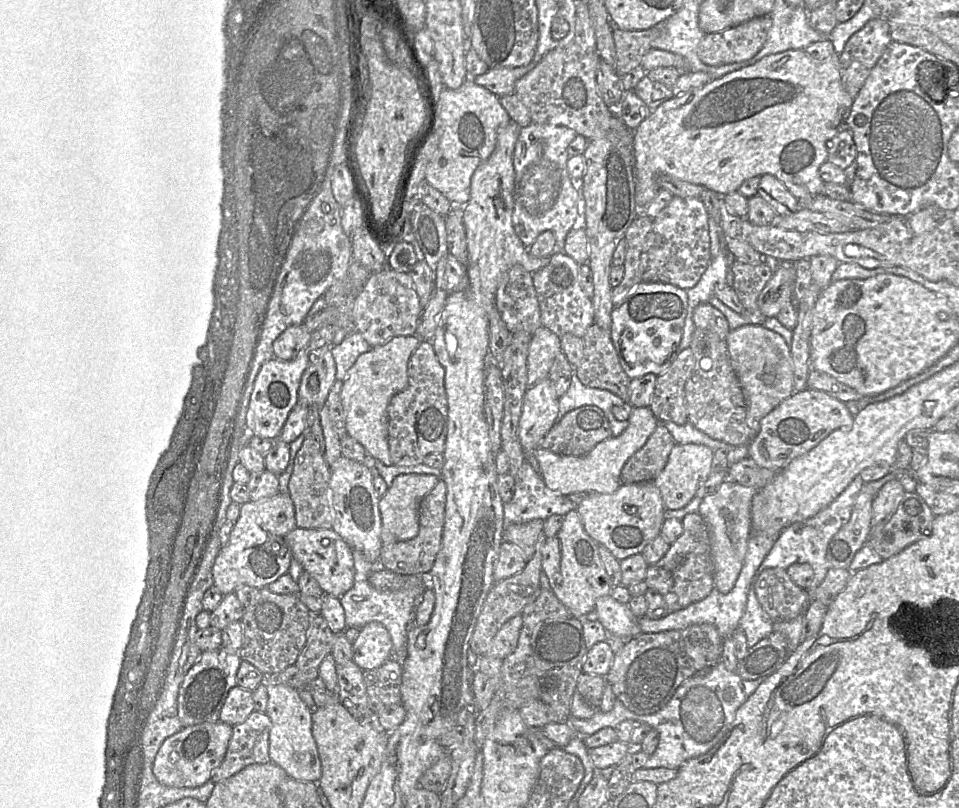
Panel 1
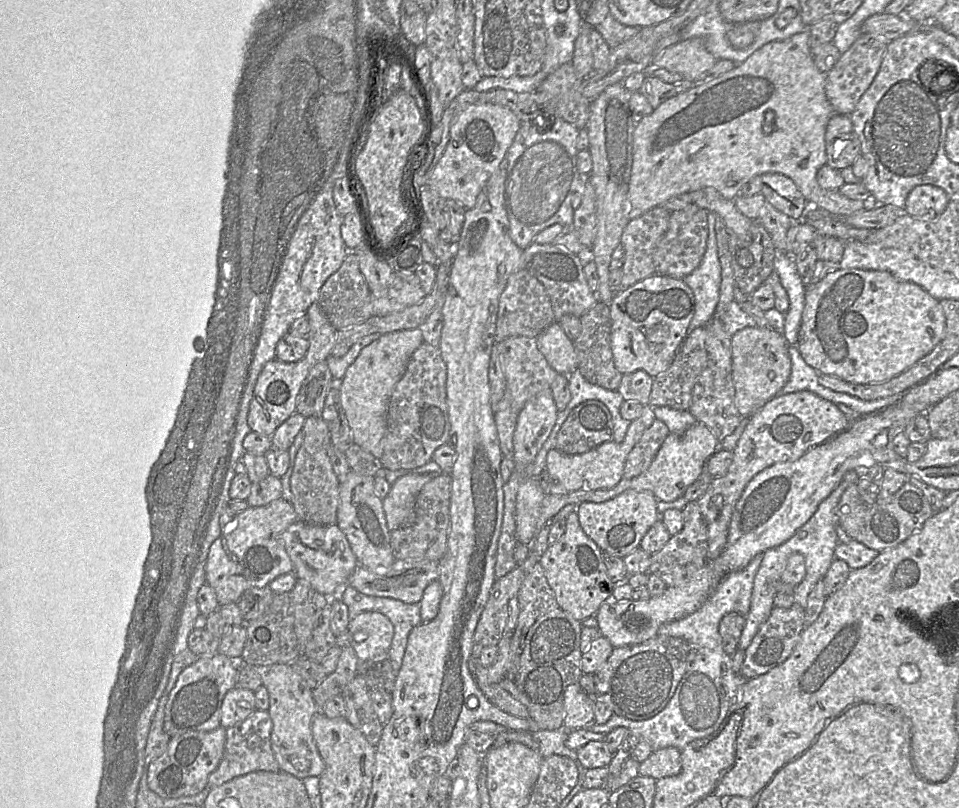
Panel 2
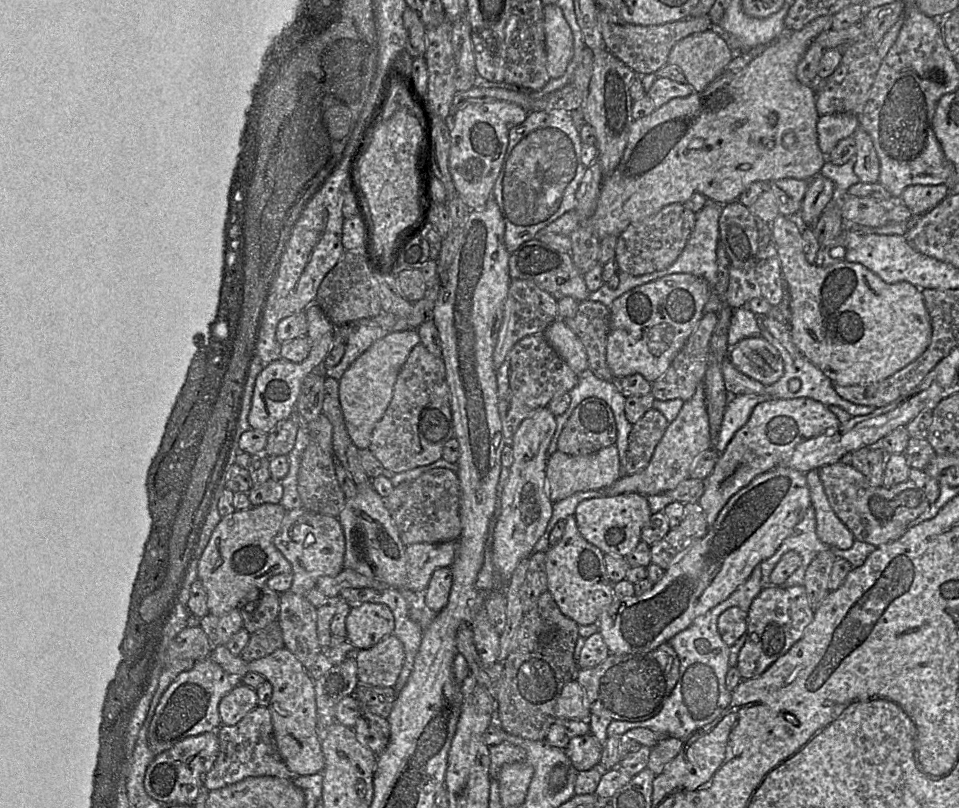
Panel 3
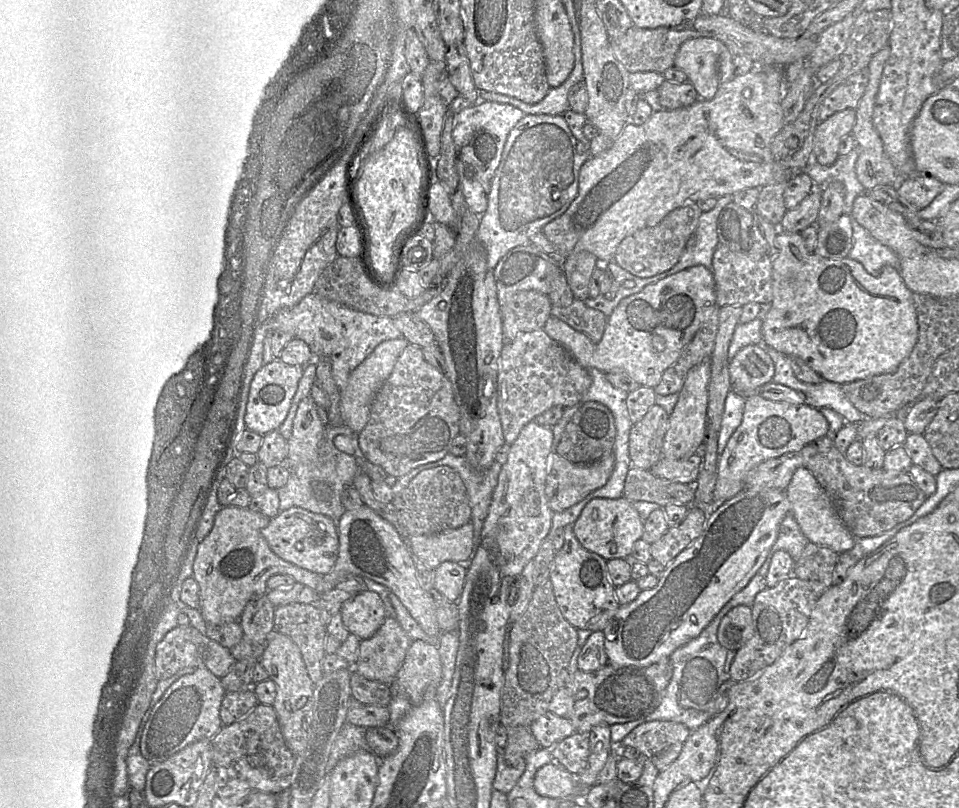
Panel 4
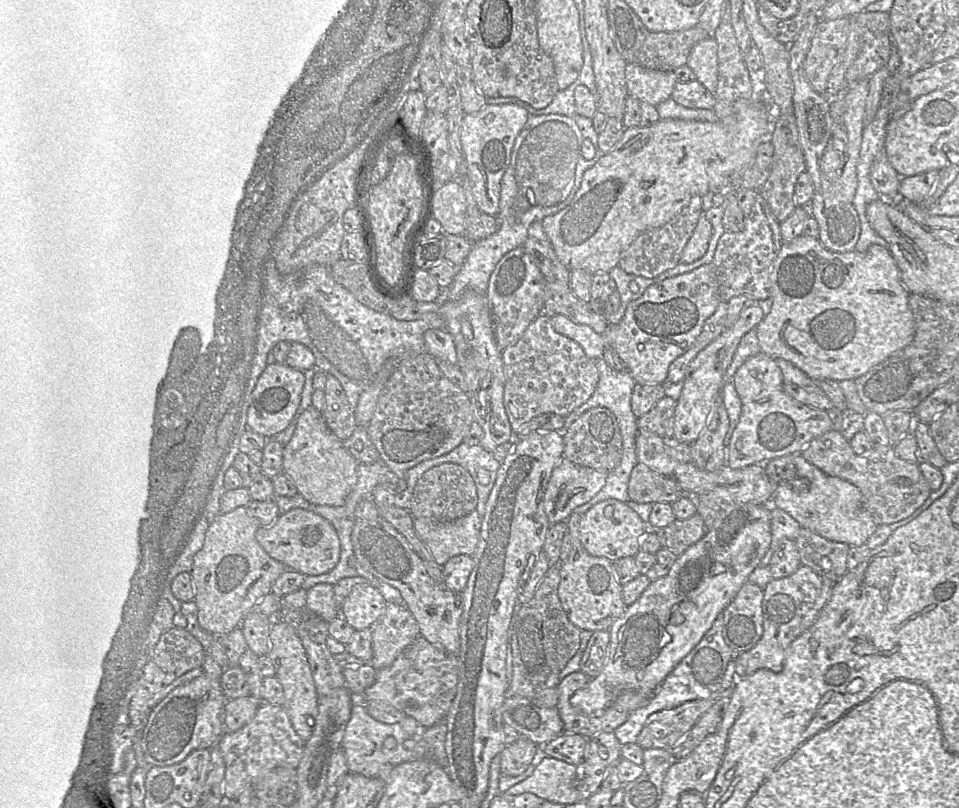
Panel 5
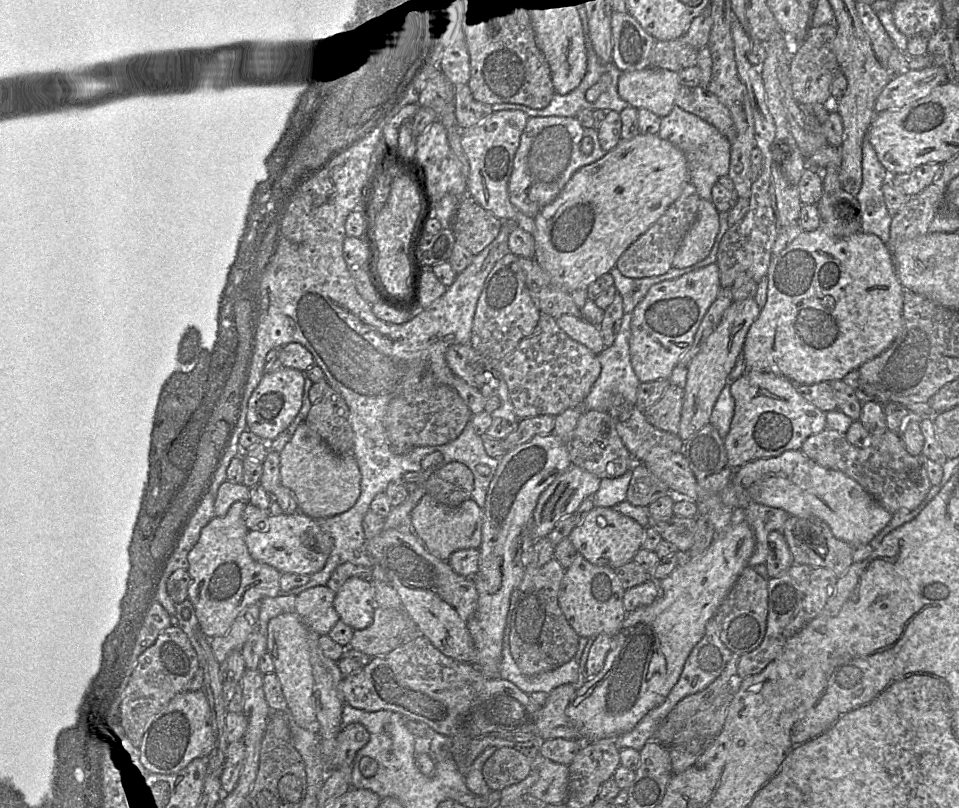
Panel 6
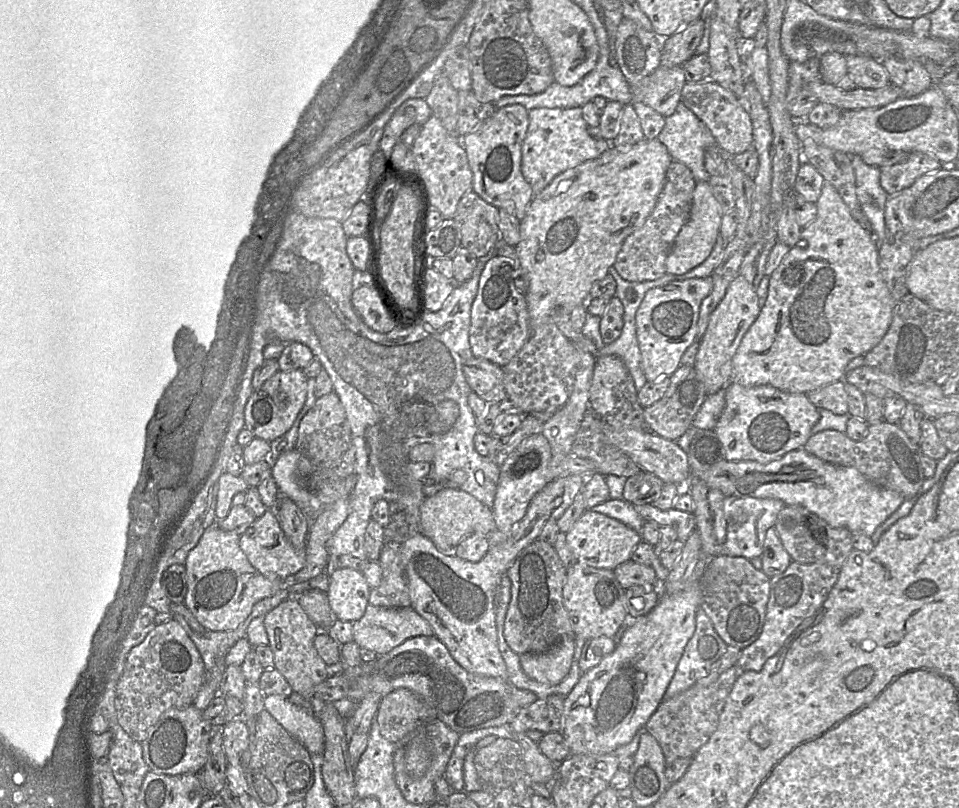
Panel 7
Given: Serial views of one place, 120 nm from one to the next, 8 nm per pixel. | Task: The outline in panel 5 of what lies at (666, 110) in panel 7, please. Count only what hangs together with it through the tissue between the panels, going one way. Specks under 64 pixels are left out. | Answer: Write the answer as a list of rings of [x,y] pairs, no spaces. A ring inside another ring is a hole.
[[[628,63],[625,69],[628,96],[657,106],[671,98],[677,82],[673,71],[658,71]]]

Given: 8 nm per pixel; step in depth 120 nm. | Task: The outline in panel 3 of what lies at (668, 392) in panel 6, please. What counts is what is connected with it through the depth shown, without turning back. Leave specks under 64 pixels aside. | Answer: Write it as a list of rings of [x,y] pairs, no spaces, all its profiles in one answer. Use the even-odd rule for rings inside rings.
[[[653,407],[633,425],[628,436],[627,475],[636,474],[649,464],[668,425],[665,416]]]

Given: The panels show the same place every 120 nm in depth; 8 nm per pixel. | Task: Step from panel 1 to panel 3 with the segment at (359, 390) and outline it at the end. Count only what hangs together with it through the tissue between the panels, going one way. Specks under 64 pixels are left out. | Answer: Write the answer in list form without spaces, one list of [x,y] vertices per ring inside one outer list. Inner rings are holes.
[[[417,329],[389,332],[360,355],[339,380],[339,399],[346,428],[359,450],[369,448],[372,432],[392,399],[397,376],[412,349],[420,342]]]

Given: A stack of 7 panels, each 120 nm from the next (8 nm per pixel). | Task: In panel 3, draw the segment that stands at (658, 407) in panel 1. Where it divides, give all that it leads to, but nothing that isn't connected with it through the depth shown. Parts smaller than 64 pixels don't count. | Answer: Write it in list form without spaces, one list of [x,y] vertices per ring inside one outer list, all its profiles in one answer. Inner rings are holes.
[[[705,313],[693,333],[678,354],[674,357],[666,373],[652,383],[651,395],[655,400],[681,399],[684,402],[695,394],[699,383],[704,381],[707,370],[710,340],[718,321],[718,313]]]

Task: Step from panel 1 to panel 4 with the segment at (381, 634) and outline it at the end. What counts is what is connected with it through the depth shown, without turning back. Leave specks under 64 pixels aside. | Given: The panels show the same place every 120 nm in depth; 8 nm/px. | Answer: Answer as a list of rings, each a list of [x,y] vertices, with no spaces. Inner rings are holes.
[[[373,591],[355,594],[340,613],[348,631],[362,640],[371,638],[388,617],[383,599]]]

